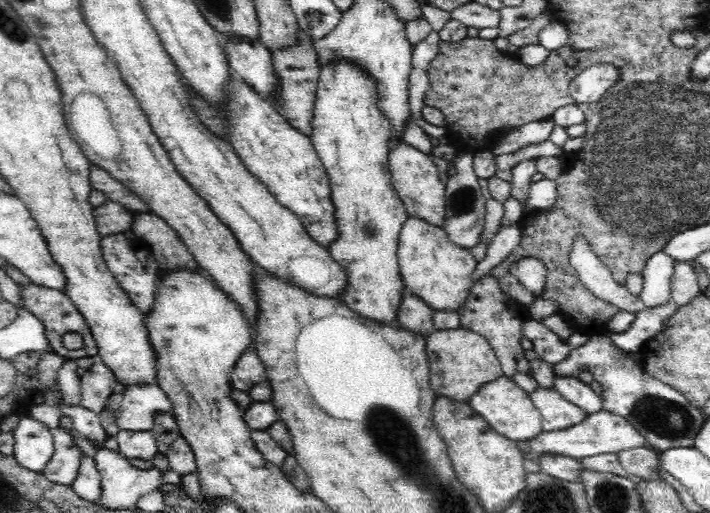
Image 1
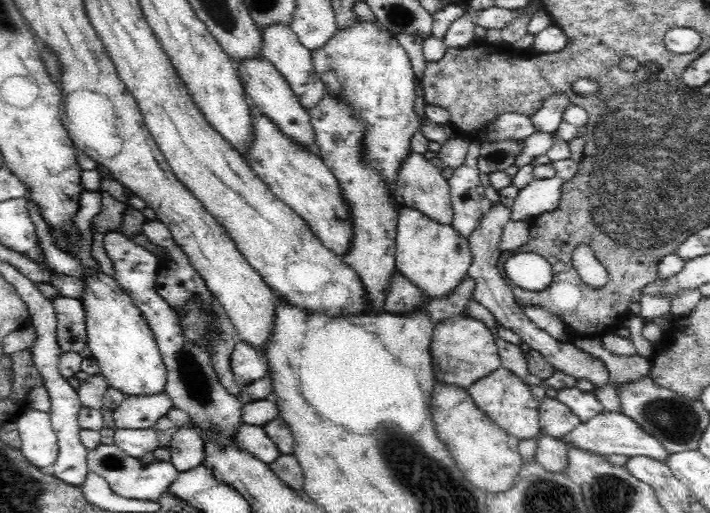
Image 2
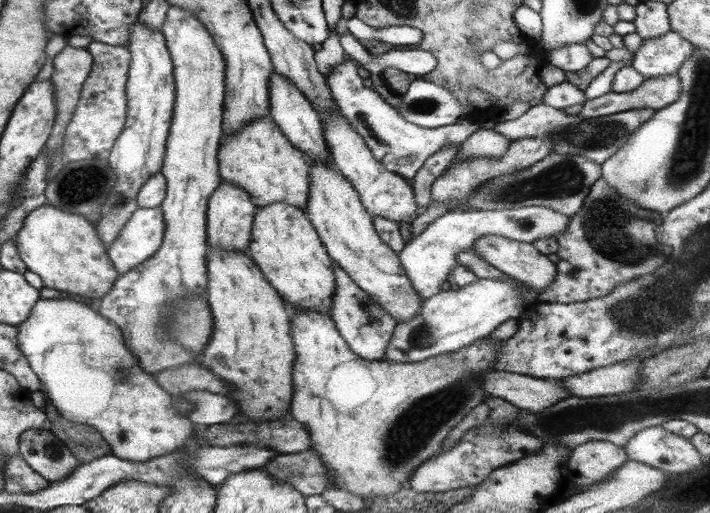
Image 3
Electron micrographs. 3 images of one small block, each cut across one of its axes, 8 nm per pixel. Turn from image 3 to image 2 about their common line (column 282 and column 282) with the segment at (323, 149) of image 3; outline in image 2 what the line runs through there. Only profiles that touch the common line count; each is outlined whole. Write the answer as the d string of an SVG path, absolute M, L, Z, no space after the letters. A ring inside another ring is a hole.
M264 56L242 61L237 67L245 88L245 94L250 97L251 104L264 117L272 121L283 136L292 139L295 144L302 146L307 152L312 152L318 158L322 158L320 157L320 149L318 149L318 142L316 142L316 133L314 133L310 113L302 107L298 97L294 95L294 91L286 79L276 70L276 67Z

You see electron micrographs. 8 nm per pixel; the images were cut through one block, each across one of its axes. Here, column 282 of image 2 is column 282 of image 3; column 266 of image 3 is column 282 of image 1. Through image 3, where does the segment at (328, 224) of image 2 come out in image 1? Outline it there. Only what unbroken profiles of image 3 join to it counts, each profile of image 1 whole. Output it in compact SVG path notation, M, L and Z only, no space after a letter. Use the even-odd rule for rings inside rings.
M230 76L225 111L230 119L226 139L246 168L261 181L282 206L289 208L305 225L309 235L323 248L337 240L330 178L311 141L294 129L270 104L252 91L242 79Z

